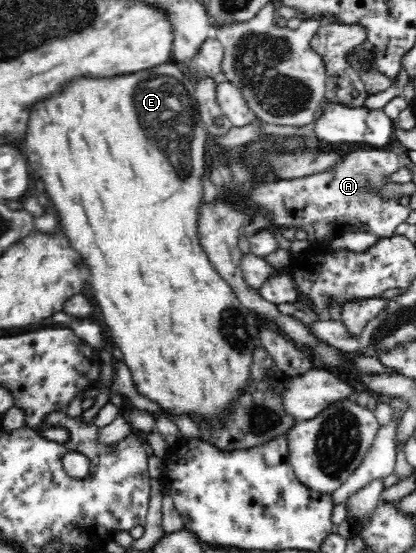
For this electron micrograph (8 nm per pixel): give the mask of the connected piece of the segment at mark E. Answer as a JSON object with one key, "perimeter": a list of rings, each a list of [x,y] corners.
{"perimeter":[[[165,63],[152,69],[144,69],[132,75],[120,75],[108,78],[108,83],[82,81],[72,83],[76,87],[60,91],[62,97],[48,99],[44,107],[36,107],[36,115],[32,115],[29,124],[27,139],[19,146],[26,157],[30,170],[40,177],[44,184],[45,193],[50,197],[56,213],[58,213],[58,227],[68,240],[70,248],[80,256],[81,263],[87,267],[89,279],[94,289],[94,298],[104,315],[104,325],[110,331],[113,343],[123,353],[124,364],[129,367],[137,391],[144,397],[158,403],[168,413],[176,415],[202,414],[216,424],[217,415],[222,408],[231,402],[232,398],[241,395],[246,387],[245,379],[249,376],[252,361],[252,352],[261,345],[257,336],[257,325],[262,320],[258,312],[244,307],[236,292],[230,287],[201,245],[200,238],[200,207],[204,201],[204,177],[209,177],[206,164],[206,138],[208,133],[204,123],[200,120],[194,97],[196,82],[184,72],[177,63]]]}

